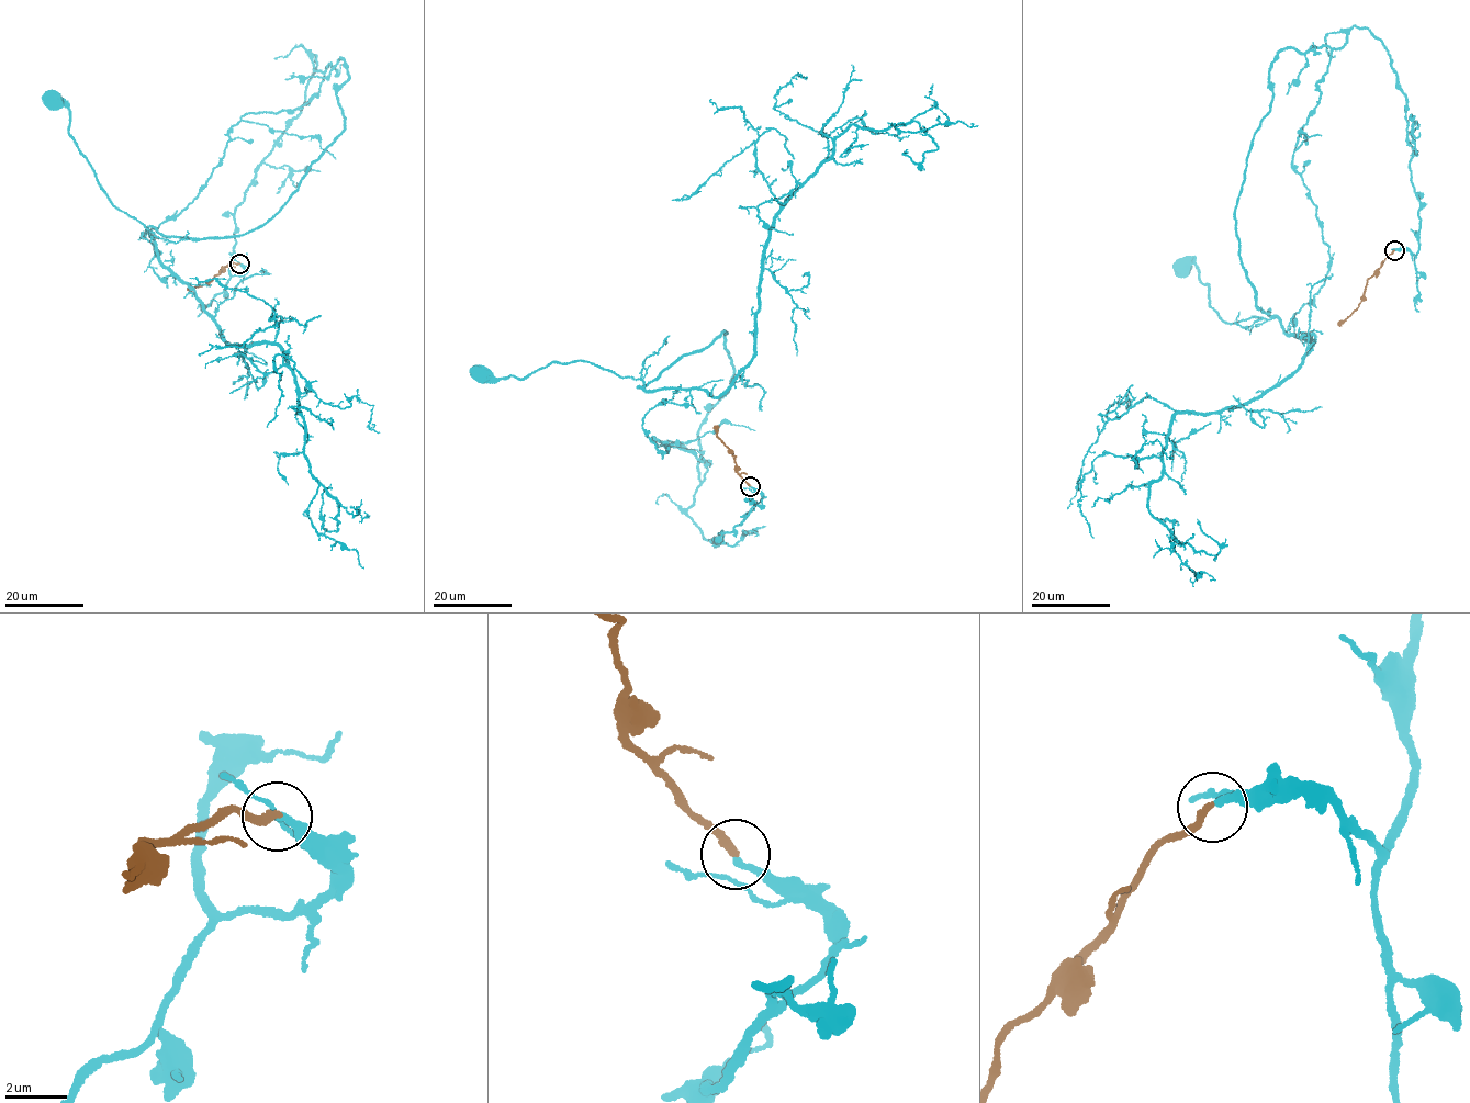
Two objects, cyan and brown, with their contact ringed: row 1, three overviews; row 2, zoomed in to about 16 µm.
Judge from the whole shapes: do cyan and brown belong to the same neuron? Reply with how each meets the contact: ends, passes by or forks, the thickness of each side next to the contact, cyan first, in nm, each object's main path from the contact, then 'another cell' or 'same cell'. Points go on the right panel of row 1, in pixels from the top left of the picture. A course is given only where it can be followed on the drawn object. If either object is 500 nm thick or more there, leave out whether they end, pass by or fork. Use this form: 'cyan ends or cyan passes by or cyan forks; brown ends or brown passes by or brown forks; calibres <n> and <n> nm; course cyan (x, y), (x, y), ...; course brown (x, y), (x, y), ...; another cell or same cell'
cyan ends; brown ends; calibres 200 and 220 nm; course cyan (1393, 250), (1418, 249), (1406, 103), (1355, 26), (1269, 71), (1235, 212), (1271, 317), (1226, 323), (1182, 269); course brown (1393, 250), (1368, 280), (1360, 302), (1338, 326); same cell

